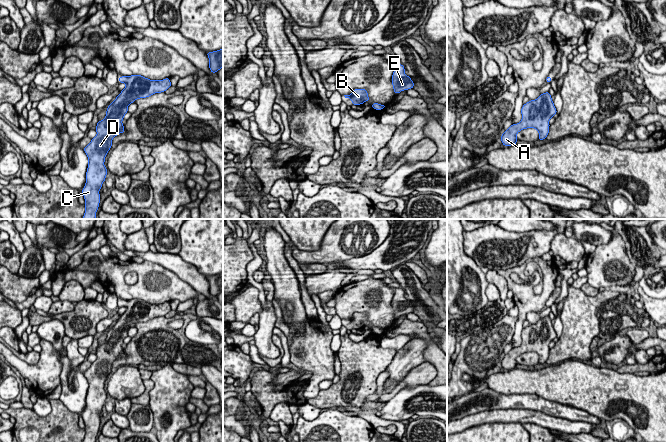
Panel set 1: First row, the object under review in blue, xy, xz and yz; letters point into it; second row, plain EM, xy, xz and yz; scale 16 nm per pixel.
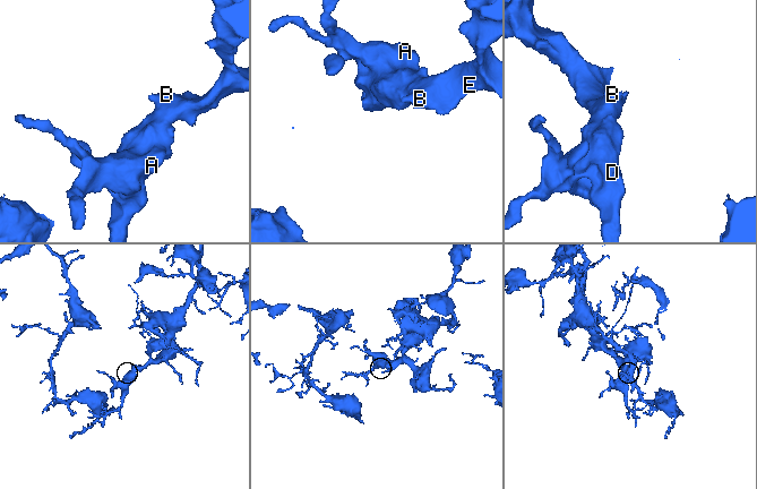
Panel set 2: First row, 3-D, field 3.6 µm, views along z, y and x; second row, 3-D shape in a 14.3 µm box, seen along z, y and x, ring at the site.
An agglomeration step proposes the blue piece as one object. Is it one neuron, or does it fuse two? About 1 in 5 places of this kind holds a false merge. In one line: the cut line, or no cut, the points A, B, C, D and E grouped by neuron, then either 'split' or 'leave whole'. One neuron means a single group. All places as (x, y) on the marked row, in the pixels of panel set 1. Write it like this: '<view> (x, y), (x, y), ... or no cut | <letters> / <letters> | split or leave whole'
no cut | A B C D E | leave whole

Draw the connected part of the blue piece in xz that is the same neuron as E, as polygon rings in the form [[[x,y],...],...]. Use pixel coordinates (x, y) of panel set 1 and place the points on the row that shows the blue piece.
[[[395,64],[391,78],[394,94],[398,94],[404,90],[407,91],[408,89],[412,89],[414,87],[414,82],[405,74],[404,70],[405,67],[402,64]]]

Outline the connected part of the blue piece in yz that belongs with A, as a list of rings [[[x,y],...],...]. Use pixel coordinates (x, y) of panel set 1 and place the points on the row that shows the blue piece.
[[[549,91],[541,94],[536,100],[530,100],[524,104],[521,114],[521,121],[512,124],[501,135],[501,142],[504,146],[517,144],[517,133],[527,128],[535,128],[538,131],[538,140],[546,139],[550,127],[549,120],[557,114]]]

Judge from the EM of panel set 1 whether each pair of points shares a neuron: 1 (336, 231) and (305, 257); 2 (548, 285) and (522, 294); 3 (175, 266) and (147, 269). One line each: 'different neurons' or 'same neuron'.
1: same neuron
2: same neuron
3: different neurons

